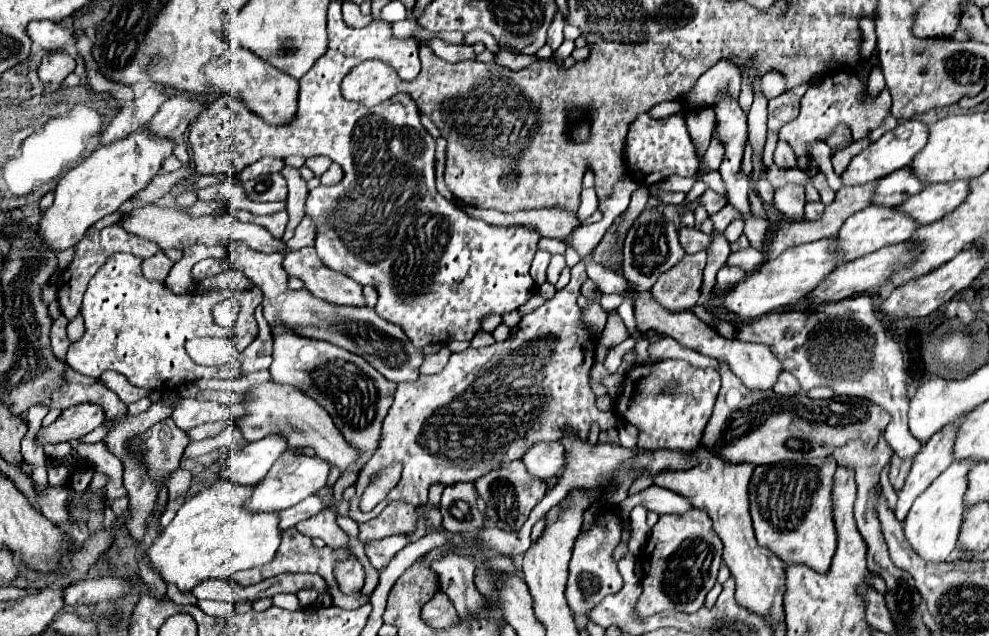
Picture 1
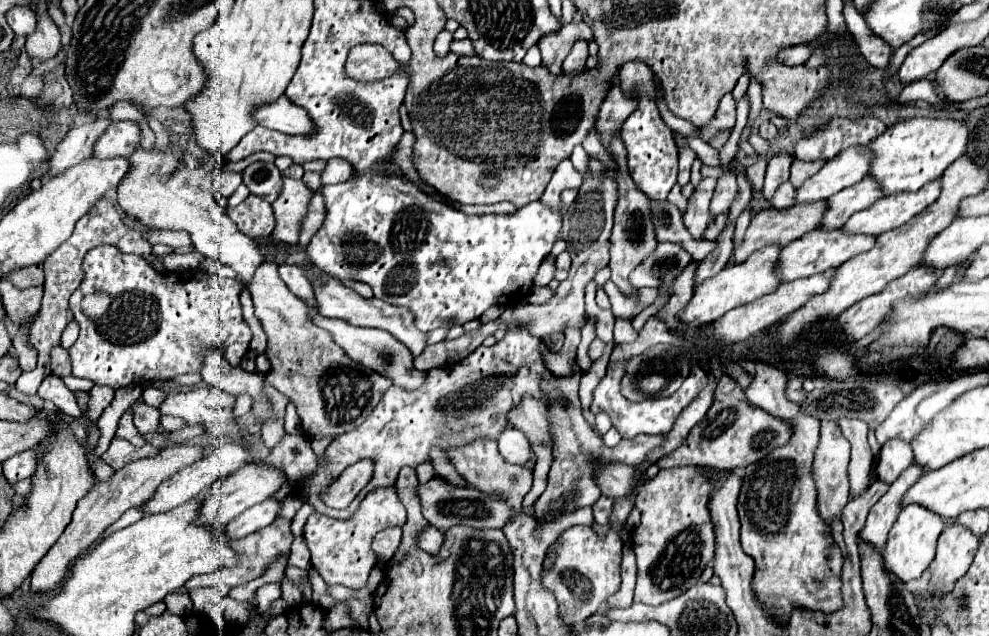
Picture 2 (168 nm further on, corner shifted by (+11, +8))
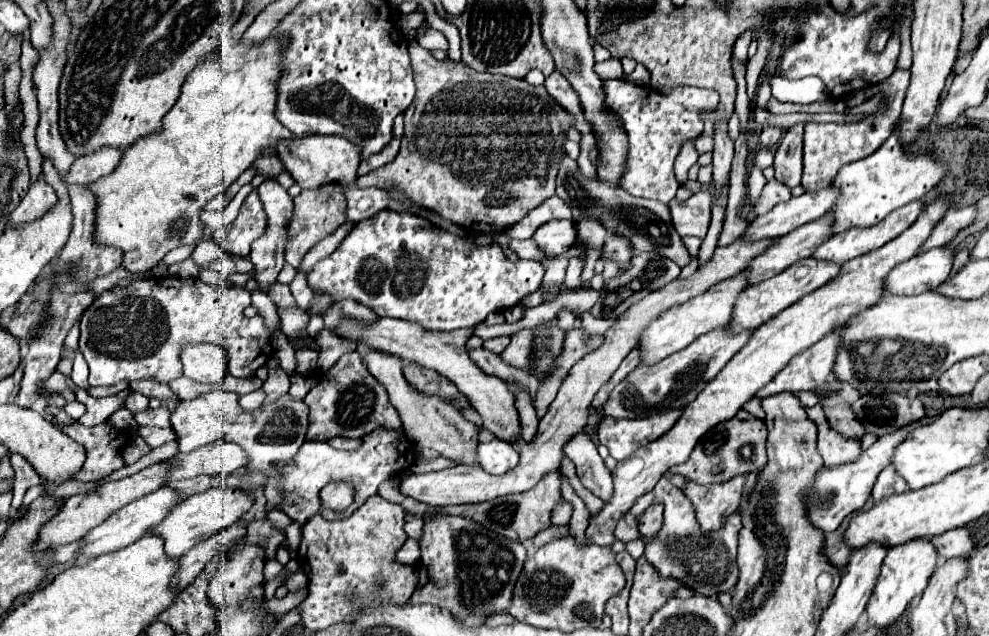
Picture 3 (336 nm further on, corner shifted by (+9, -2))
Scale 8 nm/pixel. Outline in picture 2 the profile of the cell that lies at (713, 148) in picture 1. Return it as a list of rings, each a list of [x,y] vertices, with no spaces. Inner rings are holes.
[[[731,93],[726,94],[720,102],[720,108],[718,108],[718,114],[713,118],[710,126],[704,126],[702,128],[702,134],[704,138],[710,138],[712,134],[720,132],[720,130],[728,130],[728,128],[734,128],[736,122],[736,100]]]

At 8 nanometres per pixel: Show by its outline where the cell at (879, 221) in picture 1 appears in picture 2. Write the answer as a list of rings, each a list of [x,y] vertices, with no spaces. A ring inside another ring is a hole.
[[[812,230],[808,234],[804,234],[802,238],[790,242],[788,246],[782,248],[780,256],[778,256],[778,276],[780,282],[790,282],[790,280],[798,280],[798,278],[810,278],[814,274],[822,274],[830,268],[838,268],[842,266],[846,260],[870,250],[874,246],[874,236],[864,236],[864,234],[846,234],[842,230]]]

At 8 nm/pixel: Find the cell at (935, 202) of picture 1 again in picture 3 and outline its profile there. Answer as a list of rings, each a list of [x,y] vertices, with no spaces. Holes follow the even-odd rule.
[[[916,200],[912,204],[906,204],[904,208],[890,212],[882,222],[868,226],[868,228],[850,228],[846,232],[834,234],[830,240],[826,240],[818,250],[818,260],[832,260],[836,264],[844,264],[860,254],[866,254],[870,250],[876,250],[890,242],[892,238],[900,236],[910,224],[916,222],[916,218],[922,214],[924,202]]]

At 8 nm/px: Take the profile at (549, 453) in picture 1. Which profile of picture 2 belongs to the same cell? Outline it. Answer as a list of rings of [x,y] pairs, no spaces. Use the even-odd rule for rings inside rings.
[[[504,428],[498,436],[498,450],[508,464],[526,464],[532,456],[532,446],[526,436],[516,428]]]

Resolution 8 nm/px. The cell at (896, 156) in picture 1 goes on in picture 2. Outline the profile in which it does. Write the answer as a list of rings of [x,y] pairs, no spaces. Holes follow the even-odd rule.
[[[866,146],[842,150],[834,160],[826,162],[812,178],[808,178],[796,194],[796,204],[828,200],[836,192],[860,182],[868,174],[870,152]]]

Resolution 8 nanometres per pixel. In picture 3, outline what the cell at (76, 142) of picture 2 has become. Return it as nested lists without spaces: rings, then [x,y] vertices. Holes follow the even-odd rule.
[[[40,178],[38,182],[34,182],[30,186],[30,190],[22,198],[20,206],[10,214],[8,226],[34,220],[36,216],[42,216],[48,208],[52,208],[52,204],[56,204],[56,192],[44,178]]]

